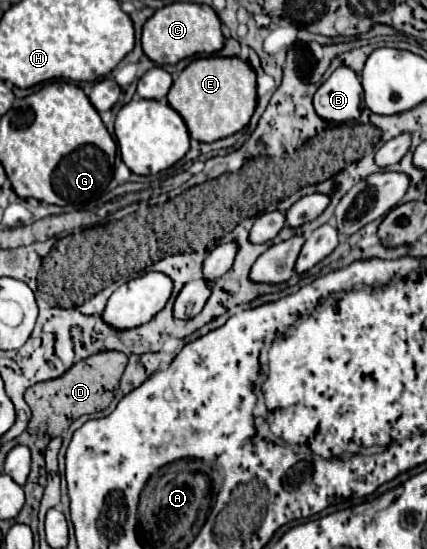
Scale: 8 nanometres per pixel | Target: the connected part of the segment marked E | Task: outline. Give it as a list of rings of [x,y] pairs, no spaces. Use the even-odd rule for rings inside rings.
[[[207,56],[193,60],[173,82],[167,94],[169,106],[183,118],[189,136],[199,142],[215,142],[239,132],[257,106],[255,70],[241,58]]]

